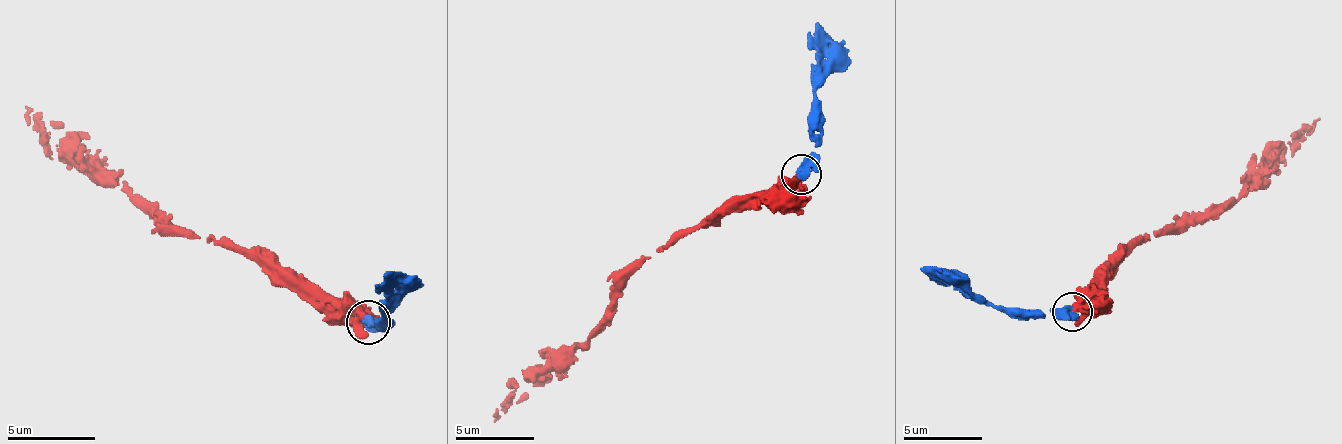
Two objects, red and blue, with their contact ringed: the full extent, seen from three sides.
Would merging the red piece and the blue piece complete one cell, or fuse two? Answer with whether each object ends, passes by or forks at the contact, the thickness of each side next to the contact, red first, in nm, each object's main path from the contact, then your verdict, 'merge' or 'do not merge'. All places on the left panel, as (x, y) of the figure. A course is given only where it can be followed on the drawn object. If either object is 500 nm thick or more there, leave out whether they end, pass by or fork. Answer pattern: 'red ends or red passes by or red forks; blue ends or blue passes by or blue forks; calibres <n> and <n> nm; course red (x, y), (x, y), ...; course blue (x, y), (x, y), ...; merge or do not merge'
calibres 360 and 650 nm; course red (367, 321), (296, 294), (252, 259), (151, 219), (115, 184), (98, 184), (49, 149), (44, 126), (27, 104); course blue (367, 321), (385, 325), (385, 272); merge

